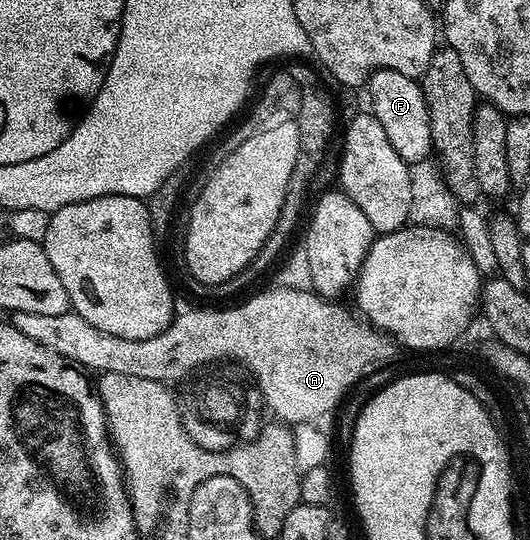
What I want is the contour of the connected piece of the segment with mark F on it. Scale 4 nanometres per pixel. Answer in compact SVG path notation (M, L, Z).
M378 69L369 76L367 86L373 95L371 114L381 123L397 155L408 165L428 160L433 151L431 124L420 82L414 77L402 75L399 71Z

